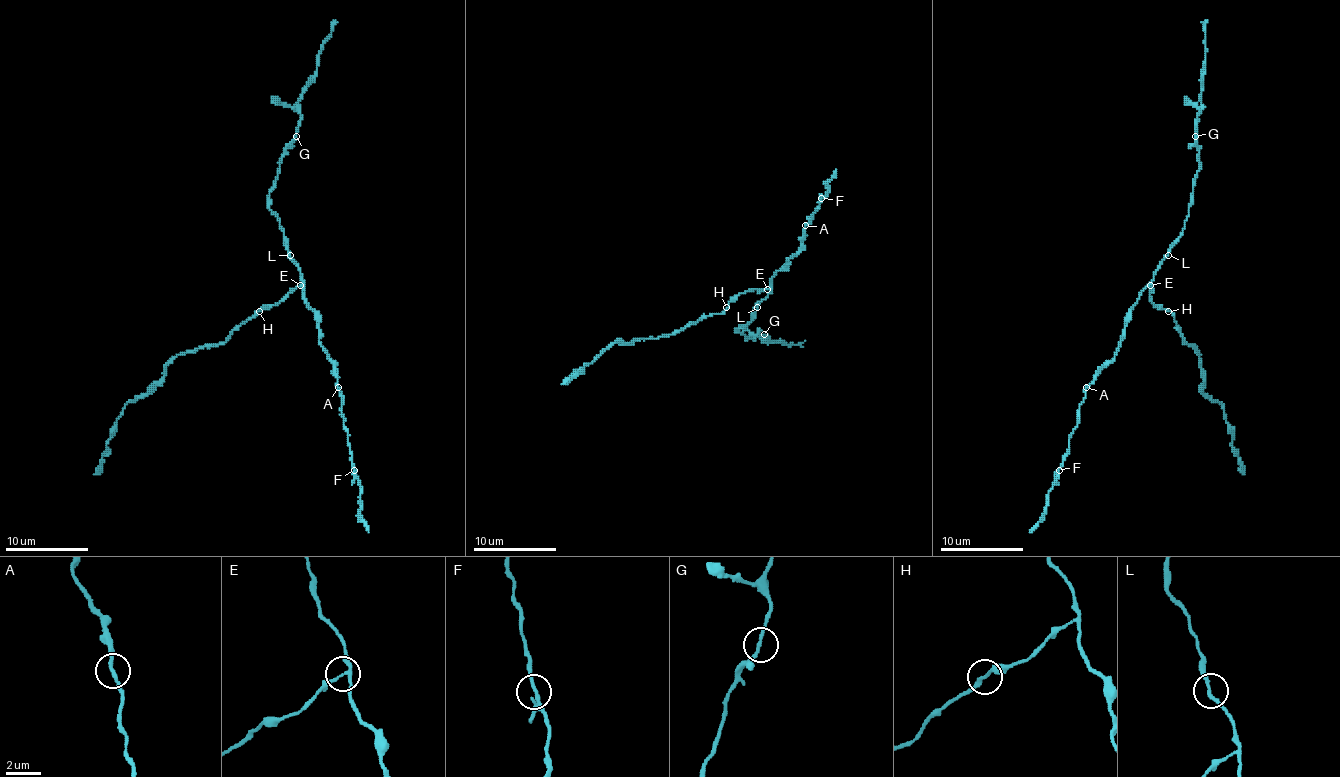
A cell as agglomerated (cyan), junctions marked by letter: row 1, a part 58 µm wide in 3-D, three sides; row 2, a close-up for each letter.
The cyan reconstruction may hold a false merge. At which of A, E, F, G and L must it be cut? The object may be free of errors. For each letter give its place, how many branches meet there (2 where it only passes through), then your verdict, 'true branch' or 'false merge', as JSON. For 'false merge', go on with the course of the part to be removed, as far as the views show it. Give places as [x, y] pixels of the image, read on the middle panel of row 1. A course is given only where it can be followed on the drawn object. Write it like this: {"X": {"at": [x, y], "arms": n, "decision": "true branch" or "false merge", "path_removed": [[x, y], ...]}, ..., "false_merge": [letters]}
{"A": {"at": [805, 225], "arms": 2, "decision": "true branch"}, "E": {"at": [767, 289], "arms": 3, "decision": "false merge", "path_removed": [[768, 289], [739, 293], [720, 314], [710, 314], [671, 334], [615, 343], [561, 384]]}, "F": {"at": [821, 198], "arms": 4, "decision": "true branch"}, "G": {"at": [764, 334], "arms": 2, "decision": "true branch"}, "L": {"at": [757, 307], "arms": 2, "decision": "true branch"}, "false_merge": ["E"]}

